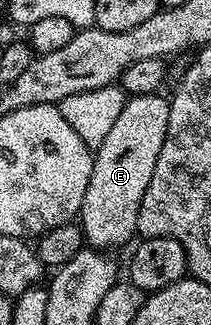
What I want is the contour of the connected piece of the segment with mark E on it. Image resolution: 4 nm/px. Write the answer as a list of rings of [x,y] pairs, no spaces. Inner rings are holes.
[[[160,93],[132,95],[122,107],[122,115],[110,127],[110,135],[102,139],[92,159],[90,187],[78,214],[84,224],[84,237],[89,246],[101,251],[112,251],[115,245],[124,245],[136,233],[142,195],[154,175],[154,163],[162,151],[170,123],[170,101]]]

